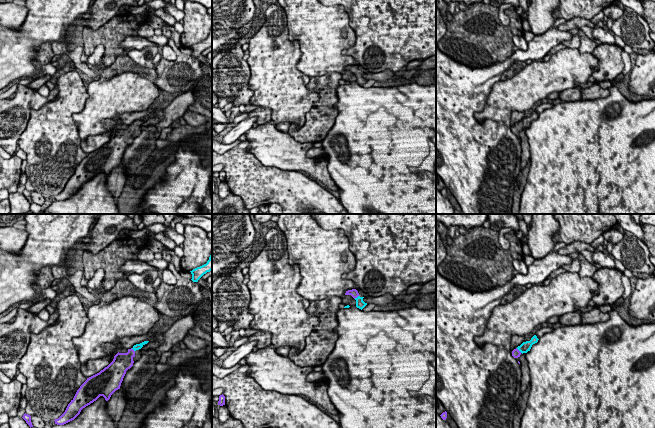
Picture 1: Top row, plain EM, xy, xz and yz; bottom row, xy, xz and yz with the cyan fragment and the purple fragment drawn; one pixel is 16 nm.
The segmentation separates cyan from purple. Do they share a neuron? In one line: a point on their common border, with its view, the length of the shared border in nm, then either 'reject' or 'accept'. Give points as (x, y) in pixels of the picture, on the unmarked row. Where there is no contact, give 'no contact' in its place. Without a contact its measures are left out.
contact yz (519, 126); length 120 nm; accept

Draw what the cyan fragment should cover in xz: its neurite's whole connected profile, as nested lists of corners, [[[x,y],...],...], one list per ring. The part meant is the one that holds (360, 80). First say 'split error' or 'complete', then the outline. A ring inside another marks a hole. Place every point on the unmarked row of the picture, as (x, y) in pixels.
split error; [[[356,65],[346,67],[345,71],[351,71],[356,76],[356,83],[361,86],[367,81],[367,79],[363,77],[364,73],[360,73]]]

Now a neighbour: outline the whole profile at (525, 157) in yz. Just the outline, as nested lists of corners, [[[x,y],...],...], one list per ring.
[[[521,129],[519,133],[521,149],[522,149],[522,156],[521,156],[521,169],[523,169],[528,161],[530,160],[530,147],[528,143],[528,138],[524,130]]]

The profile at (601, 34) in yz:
[[[604,28],[593,29],[592,35],[595,39],[600,40],[602,43],[616,44],[614,36]]]

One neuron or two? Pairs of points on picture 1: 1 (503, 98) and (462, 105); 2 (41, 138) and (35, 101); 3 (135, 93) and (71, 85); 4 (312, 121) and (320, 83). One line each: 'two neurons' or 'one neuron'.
1: two neurons
2: two neurons
3: two neurons
4: one neuron

